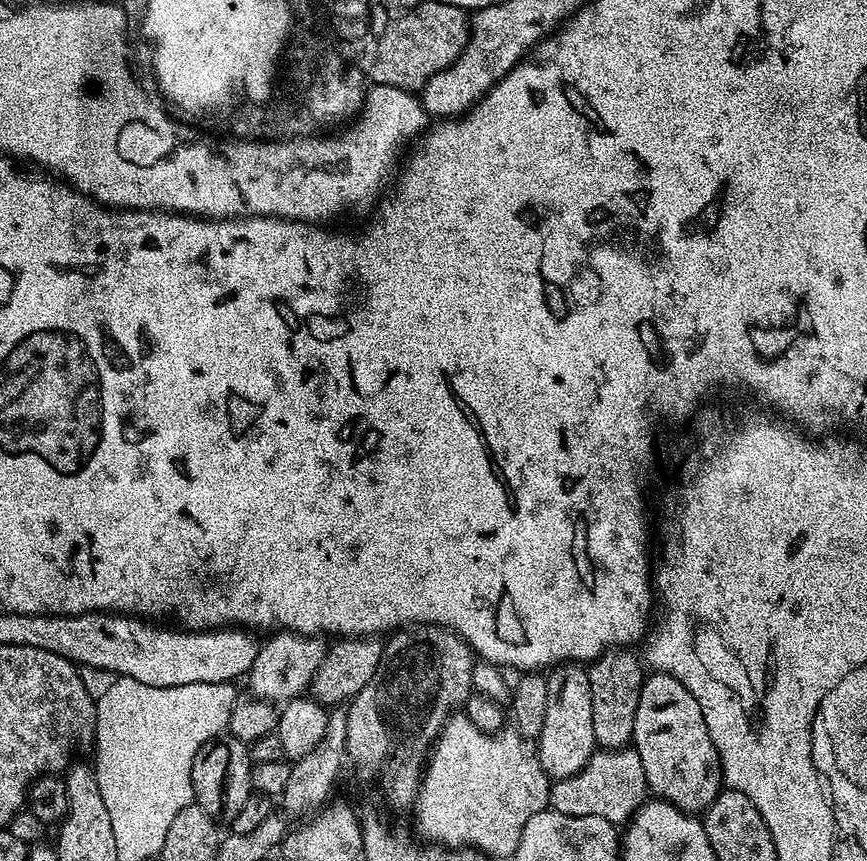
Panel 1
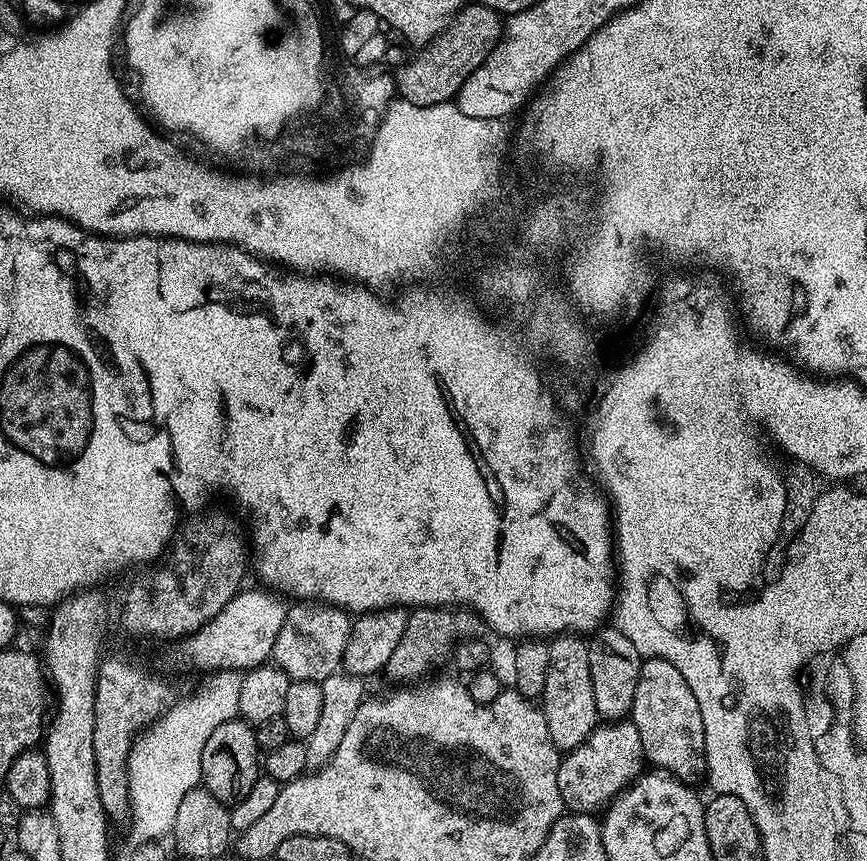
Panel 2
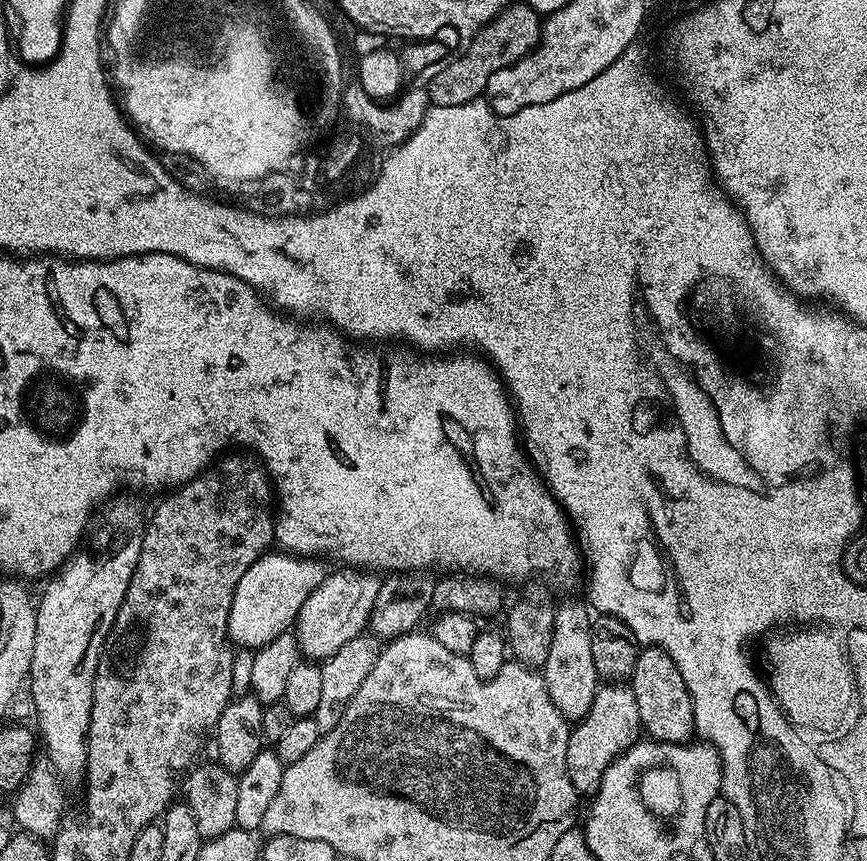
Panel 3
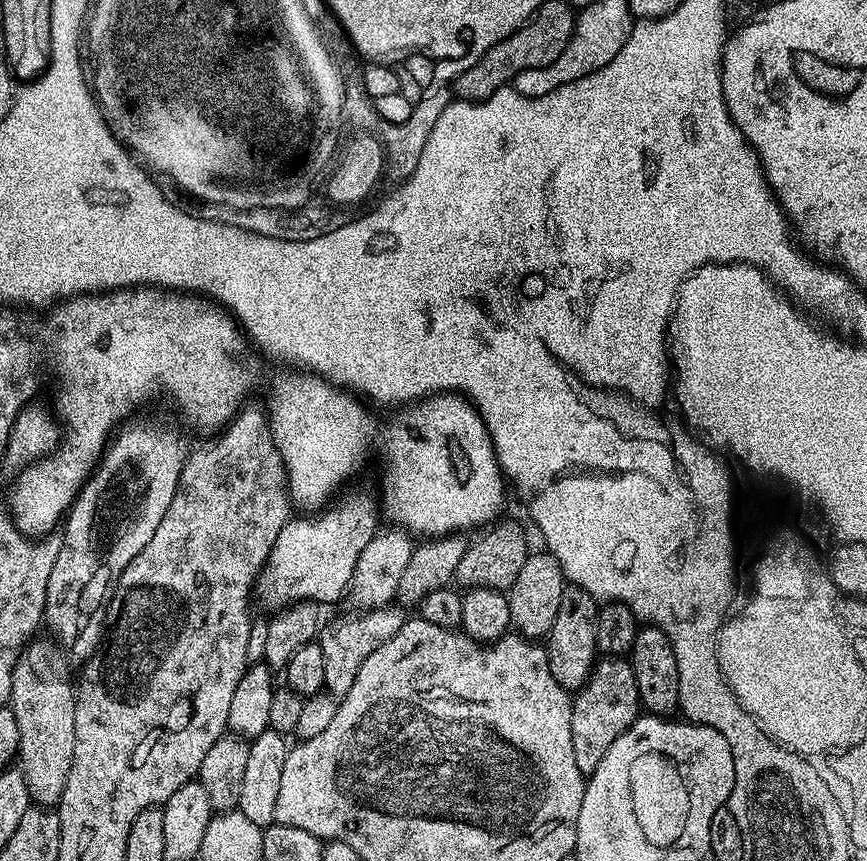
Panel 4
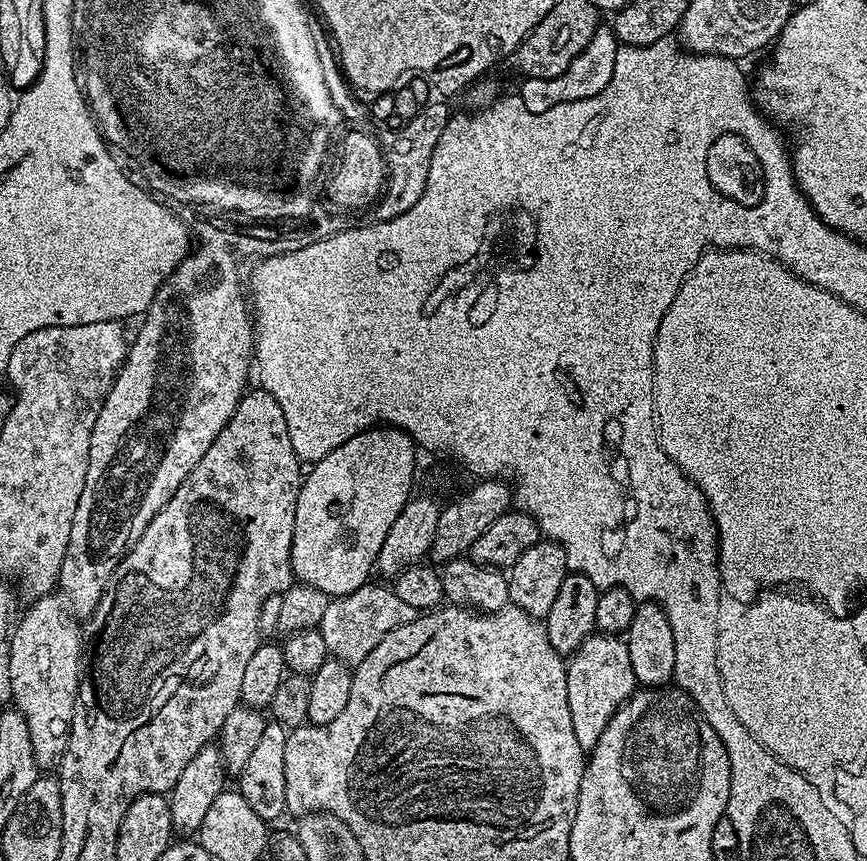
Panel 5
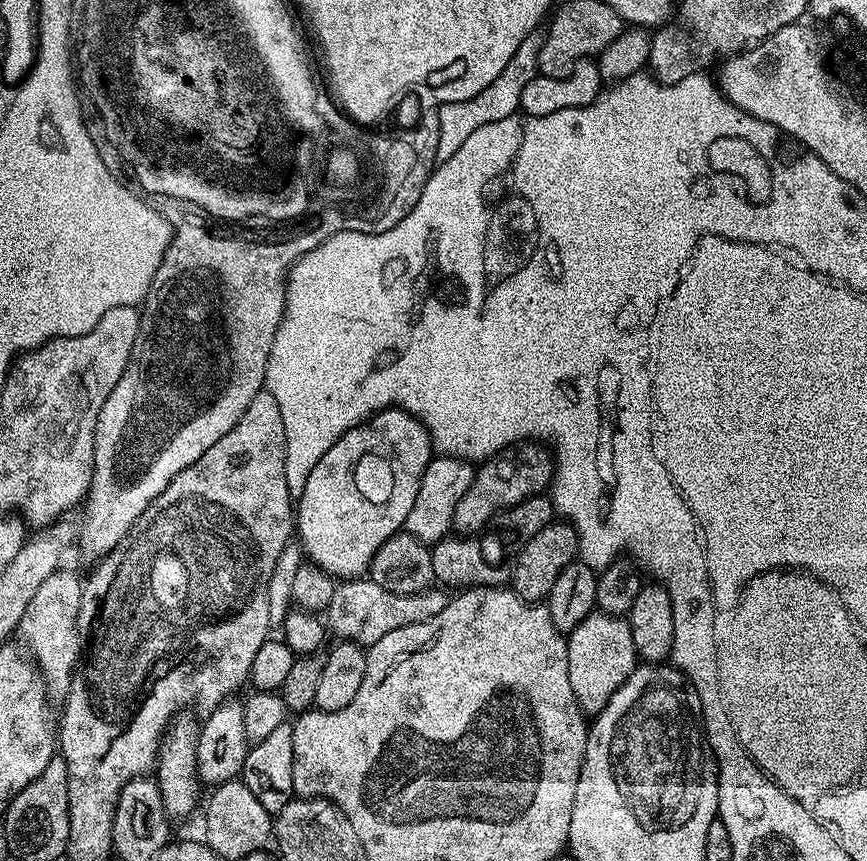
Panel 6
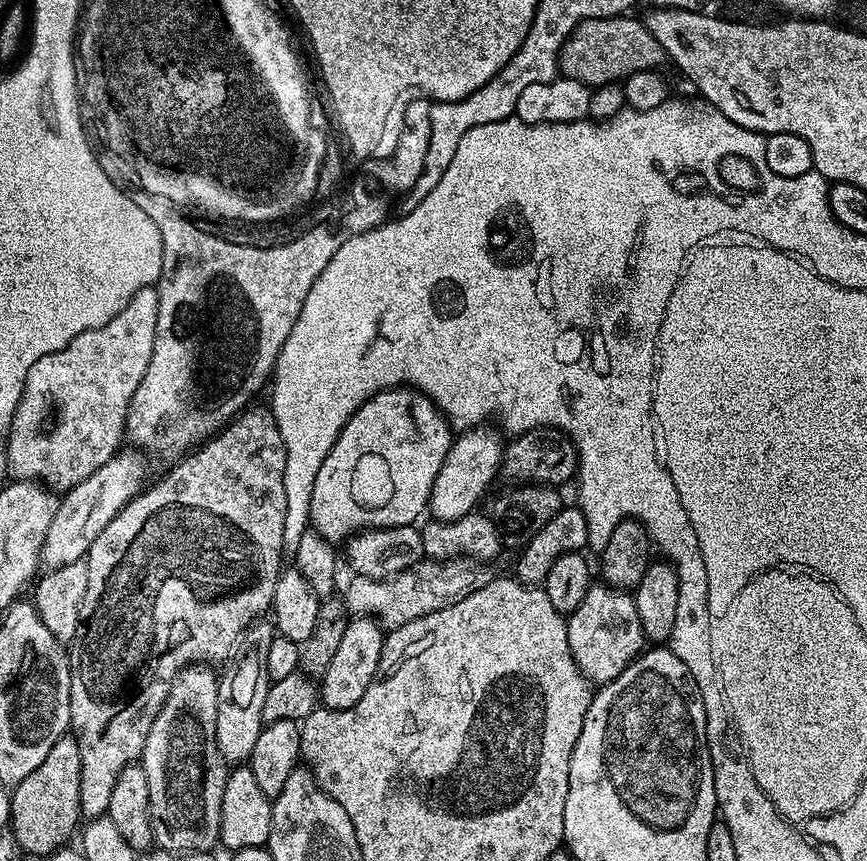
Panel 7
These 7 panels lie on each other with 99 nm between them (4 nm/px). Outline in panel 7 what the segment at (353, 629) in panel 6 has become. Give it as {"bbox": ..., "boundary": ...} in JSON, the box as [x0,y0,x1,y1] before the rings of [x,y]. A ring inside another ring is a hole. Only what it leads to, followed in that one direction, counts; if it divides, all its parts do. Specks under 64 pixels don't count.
{"bbox":[342,556,494,630],"boundary":[[[453,556],[450,560],[425,558],[386,580],[353,575],[348,589],[342,592],[342,599],[353,617],[371,616],[385,630],[401,628],[406,622],[414,622],[414,618],[422,618],[434,610],[446,610],[446,606],[462,602],[466,594],[474,594],[474,590],[494,578],[494,572],[488,568],[491,567],[467,556]]]}

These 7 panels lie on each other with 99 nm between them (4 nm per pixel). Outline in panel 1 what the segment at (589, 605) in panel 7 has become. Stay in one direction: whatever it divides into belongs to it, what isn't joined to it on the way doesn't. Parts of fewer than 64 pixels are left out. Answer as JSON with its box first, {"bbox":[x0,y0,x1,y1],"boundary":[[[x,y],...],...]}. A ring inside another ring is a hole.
{"bbox":[548,747,649,826],"boundary":[[[635,747],[605,748],[593,752],[590,762],[582,770],[578,770],[578,774],[555,781],[549,787],[548,808],[558,814],[606,818],[606,822],[617,826],[624,826],[632,819],[633,814],[645,804],[649,796],[646,770],[642,770],[642,758],[636,753]]]}

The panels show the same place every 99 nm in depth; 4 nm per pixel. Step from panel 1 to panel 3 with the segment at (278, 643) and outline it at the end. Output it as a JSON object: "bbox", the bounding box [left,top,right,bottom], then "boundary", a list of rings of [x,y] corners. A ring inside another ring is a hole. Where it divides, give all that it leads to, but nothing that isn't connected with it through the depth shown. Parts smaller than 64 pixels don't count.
{"bbox":[294,566,381,662],"boundary":[[[344,566],[341,572],[329,571],[320,585],[313,590],[310,598],[302,602],[302,610],[294,625],[294,635],[300,647],[301,657],[312,662],[329,660],[346,642],[365,635],[368,620],[378,598],[381,577],[368,570],[357,570]]]}

